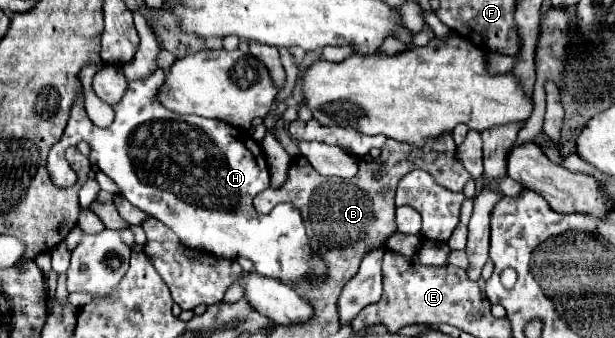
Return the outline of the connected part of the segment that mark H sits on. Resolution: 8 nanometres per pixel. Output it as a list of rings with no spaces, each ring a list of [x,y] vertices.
[[[162,69],[146,79],[130,81],[122,101],[114,105],[116,119],[108,129],[100,129],[88,119],[84,109],[84,93],[80,93],[72,107],[72,115],[62,139],[52,147],[48,155],[48,171],[52,181],[58,187],[72,187],[76,183],[76,173],[70,169],[64,151],[78,141],[86,141],[92,147],[90,163],[104,171],[118,185],[120,195],[124,195],[134,207],[168,225],[186,247],[200,249],[224,259],[246,257],[254,263],[254,271],[258,275],[272,277],[282,283],[298,283],[302,279],[322,283],[328,269],[324,259],[320,259],[320,255],[316,255],[316,251],[310,247],[300,211],[296,211],[292,203],[278,203],[268,215],[260,215],[252,205],[252,199],[270,187],[270,173],[262,147],[250,137],[250,133],[224,121],[204,119],[198,115],[176,115],[174,111],[160,107],[160,103],[156,103],[156,91],[160,91],[162,85]]]

